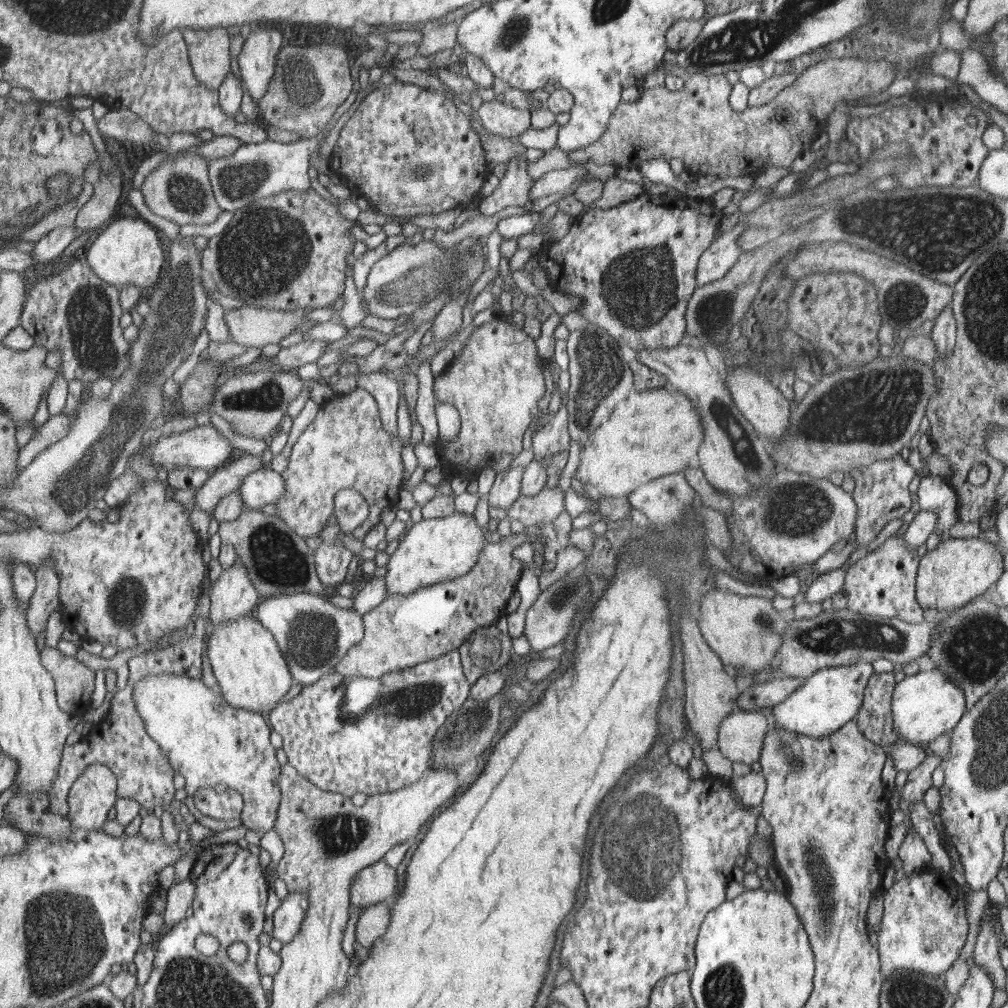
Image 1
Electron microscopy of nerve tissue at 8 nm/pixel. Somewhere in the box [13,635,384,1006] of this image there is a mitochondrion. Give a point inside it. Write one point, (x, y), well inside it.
(64, 940)

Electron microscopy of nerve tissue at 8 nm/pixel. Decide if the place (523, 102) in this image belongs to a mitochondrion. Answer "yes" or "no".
no

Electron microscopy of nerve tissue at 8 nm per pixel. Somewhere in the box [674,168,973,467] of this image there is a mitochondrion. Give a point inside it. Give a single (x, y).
(878, 413)

